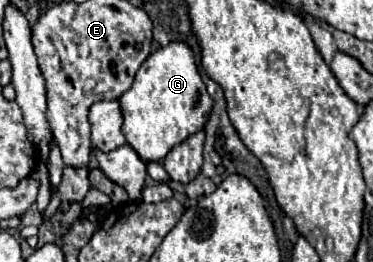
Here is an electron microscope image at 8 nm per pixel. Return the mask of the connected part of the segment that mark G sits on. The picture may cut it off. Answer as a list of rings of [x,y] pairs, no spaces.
[[[170,41],[166,47],[152,51],[136,71],[132,87],[120,97],[120,107],[126,123],[126,141],[144,161],[162,161],[170,147],[204,129],[212,109],[194,51],[182,41]]]

